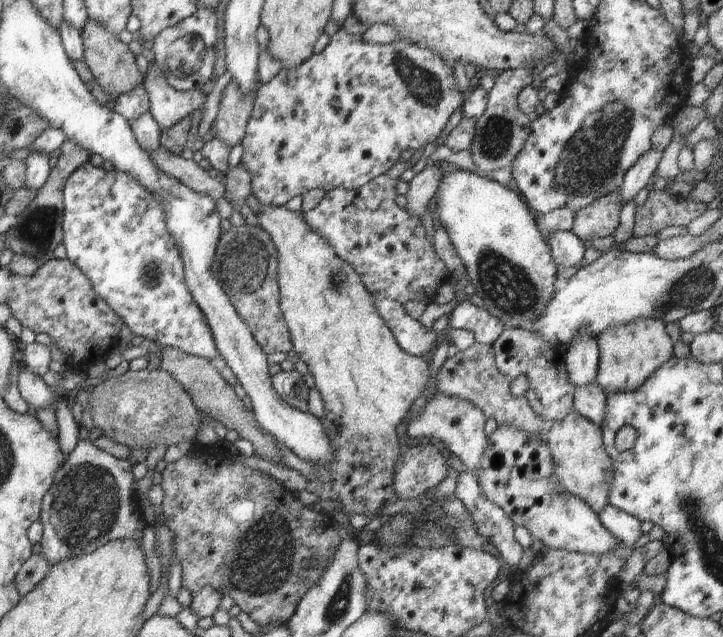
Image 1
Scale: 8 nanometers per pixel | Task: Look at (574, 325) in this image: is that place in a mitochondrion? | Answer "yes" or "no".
no

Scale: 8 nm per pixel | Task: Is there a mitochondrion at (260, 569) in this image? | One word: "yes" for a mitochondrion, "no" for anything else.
yes

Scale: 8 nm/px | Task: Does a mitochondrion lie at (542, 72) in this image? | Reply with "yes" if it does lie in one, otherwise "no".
no

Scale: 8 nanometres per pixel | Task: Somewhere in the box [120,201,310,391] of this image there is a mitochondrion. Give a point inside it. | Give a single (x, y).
(246, 262)

